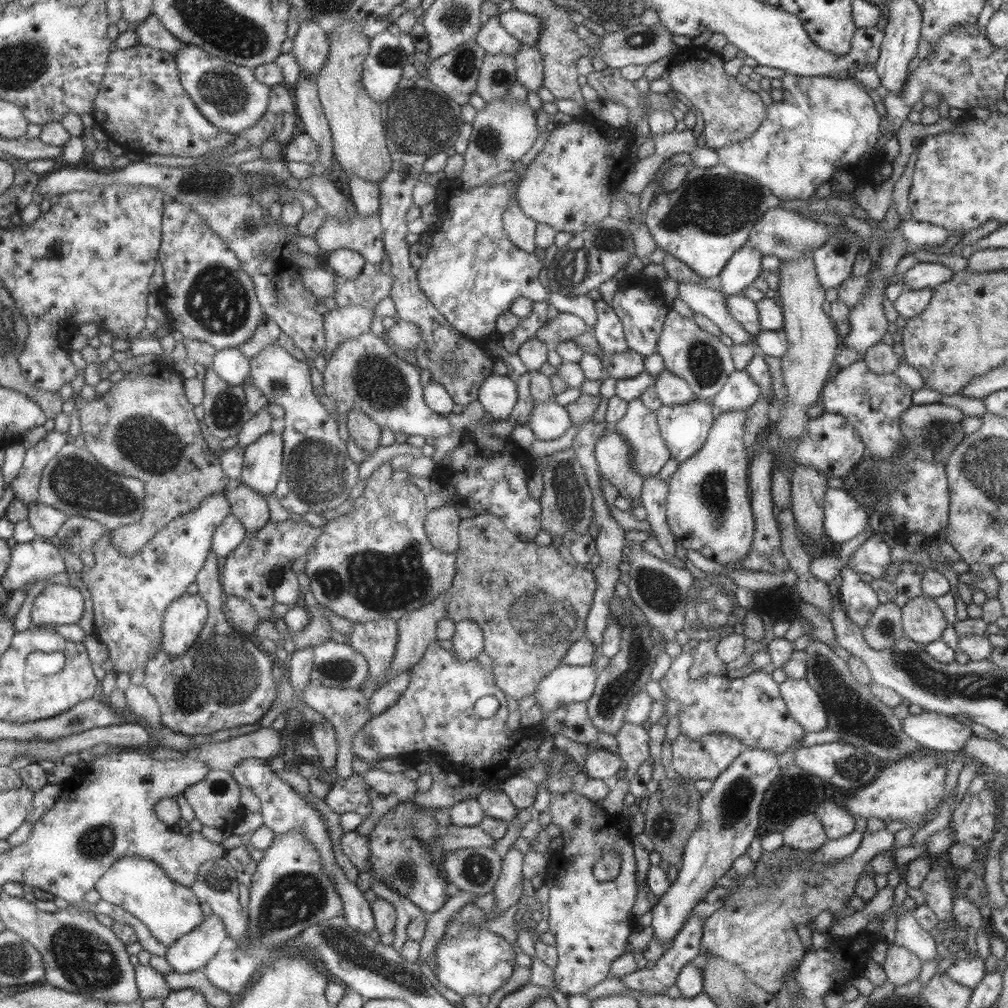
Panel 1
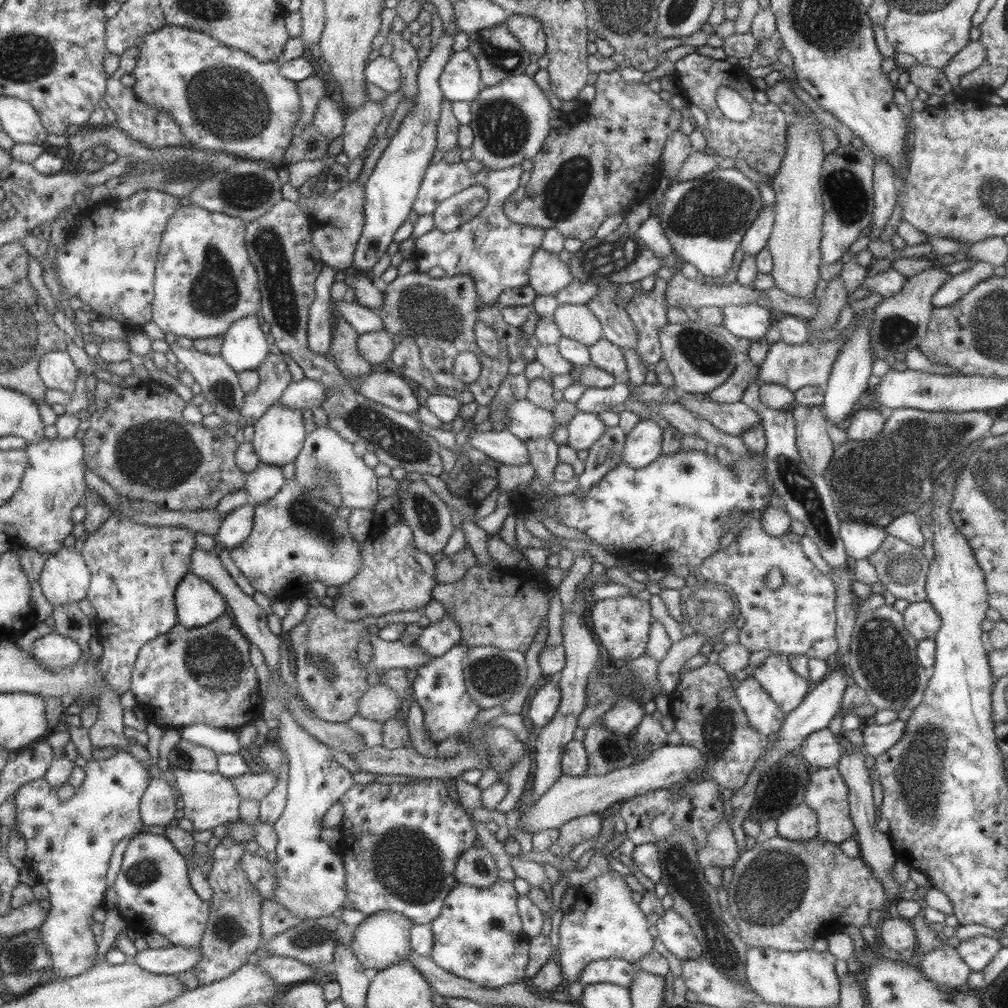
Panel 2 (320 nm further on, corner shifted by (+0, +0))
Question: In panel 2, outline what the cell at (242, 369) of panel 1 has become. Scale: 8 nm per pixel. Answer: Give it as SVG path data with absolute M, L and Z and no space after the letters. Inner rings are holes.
M258 315L234 320L222 337L221 355L233 372L256 371L269 354L266 329Z

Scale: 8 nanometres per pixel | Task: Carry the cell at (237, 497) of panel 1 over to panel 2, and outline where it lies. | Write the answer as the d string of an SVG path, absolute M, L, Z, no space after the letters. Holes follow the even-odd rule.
M259 463L253 472L246 473L246 479L241 489L248 492L249 504L253 507L263 500L275 496L284 483L282 466Z

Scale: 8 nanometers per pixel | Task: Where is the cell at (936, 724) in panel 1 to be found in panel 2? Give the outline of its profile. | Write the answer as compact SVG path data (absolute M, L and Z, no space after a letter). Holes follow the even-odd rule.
M895 720L887 725L875 723L865 726L860 734L860 744L863 746L863 752L875 759L901 738L903 730L905 730L905 722L901 720Z

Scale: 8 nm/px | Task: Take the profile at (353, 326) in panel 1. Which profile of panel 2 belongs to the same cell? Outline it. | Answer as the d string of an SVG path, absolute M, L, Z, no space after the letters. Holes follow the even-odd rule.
M321 266L319 275L314 278L315 301L308 310L306 324L306 346L311 353L326 355L329 353L332 335L332 314L329 306L332 300L329 292L335 282L336 271L331 267Z

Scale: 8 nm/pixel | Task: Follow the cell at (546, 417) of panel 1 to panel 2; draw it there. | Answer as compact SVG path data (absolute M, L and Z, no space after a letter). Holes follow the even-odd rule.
M577 411L565 426L568 430L568 446L573 450L587 450L606 429L597 413Z

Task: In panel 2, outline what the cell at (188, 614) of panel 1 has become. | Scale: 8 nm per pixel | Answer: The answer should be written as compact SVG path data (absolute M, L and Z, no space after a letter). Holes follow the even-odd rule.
M190 570L175 587L176 619L185 628L209 625L225 614L225 603L212 584Z

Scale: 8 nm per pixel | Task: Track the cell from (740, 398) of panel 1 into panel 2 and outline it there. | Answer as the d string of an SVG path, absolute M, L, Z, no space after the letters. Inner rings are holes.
M853 315L853 320L847 327L840 331L839 337L831 341L821 341L819 343L805 342L803 344L785 344L778 340L768 346L767 355L763 363L757 368L757 378L761 383L775 383L791 392L795 392L798 388L803 388L805 385L813 385L823 387L827 382L827 377L831 373L831 368L837 353L843 349L844 342L856 330L856 324L862 318L859 315Z

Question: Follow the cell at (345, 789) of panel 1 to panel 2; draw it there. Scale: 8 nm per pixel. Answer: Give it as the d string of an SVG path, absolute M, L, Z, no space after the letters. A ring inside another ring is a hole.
M419 780L415 785L377 784L377 782L367 785L355 784L343 796L339 797L338 803L343 806L343 818L339 825L341 838L335 850L341 857L345 869L344 888L346 888L346 899L343 901L341 910L359 910L364 916L374 915L377 911L397 912L411 920L412 924L427 924L436 916L439 916L444 898L456 883L454 868L457 857L459 853L473 847L473 841L476 839L475 829L471 824L472 820L469 818L469 813L447 795L442 780Z

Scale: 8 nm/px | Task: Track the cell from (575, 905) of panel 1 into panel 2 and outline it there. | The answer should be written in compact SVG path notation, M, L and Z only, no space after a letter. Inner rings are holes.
M610 867L608 869L608 873L595 877L585 886L575 887L574 907L561 917L555 957L561 976L568 984L577 982L579 972L591 961L619 958L636 964L653 950L655 935L652 927L645 921L646 914L631 899L632 890L625 879Z

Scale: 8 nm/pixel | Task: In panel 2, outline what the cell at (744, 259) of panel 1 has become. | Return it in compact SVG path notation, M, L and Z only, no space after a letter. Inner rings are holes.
M764 204L760 210L759 216L742 236L740 246L744 255L755 256L766 247L769 235L771 235L774 222L772 206Z

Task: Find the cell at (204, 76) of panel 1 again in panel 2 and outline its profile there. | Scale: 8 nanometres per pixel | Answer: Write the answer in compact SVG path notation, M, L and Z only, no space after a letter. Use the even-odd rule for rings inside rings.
M167 23L143 36L128 82L130 90L144 104L162 110L172 118L181 129L187 146L222 150L241 159L281 164L300 115L297 85L281 74L280 61L259 62L246 52L229 48L208 34Z

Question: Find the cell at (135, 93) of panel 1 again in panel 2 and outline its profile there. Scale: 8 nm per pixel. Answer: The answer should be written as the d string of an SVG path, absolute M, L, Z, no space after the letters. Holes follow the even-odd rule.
M133 45L127 50L124 50L119 56L118 67L115 69L115 72L107 77L105 94L102 99L116 116L113 126L123 131L125 135L131 136L132 139L138 140L140 143L152 149L178 145L187 146L181 129L166 112L155 110L148 106L148 104L144 104L144 102L130 90L128 80L130 72L135 66L137 55L137 46L135 47Z

